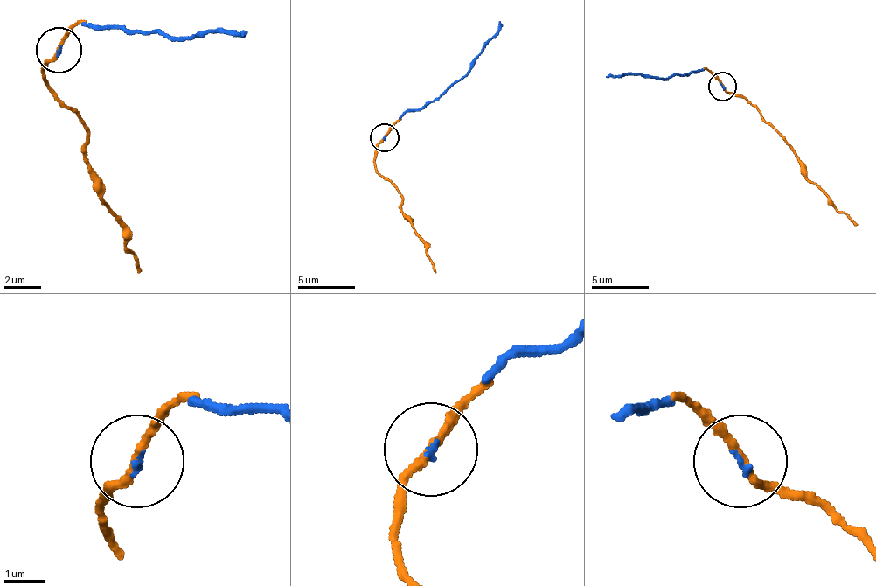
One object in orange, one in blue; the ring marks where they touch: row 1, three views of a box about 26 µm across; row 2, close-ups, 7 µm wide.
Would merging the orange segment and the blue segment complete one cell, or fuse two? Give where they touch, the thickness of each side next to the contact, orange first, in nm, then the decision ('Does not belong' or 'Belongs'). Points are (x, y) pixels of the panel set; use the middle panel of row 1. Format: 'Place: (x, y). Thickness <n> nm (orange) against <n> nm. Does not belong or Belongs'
Place: (384, 137). Thickness 180 nm (orange) against 90 nm. Belongs

